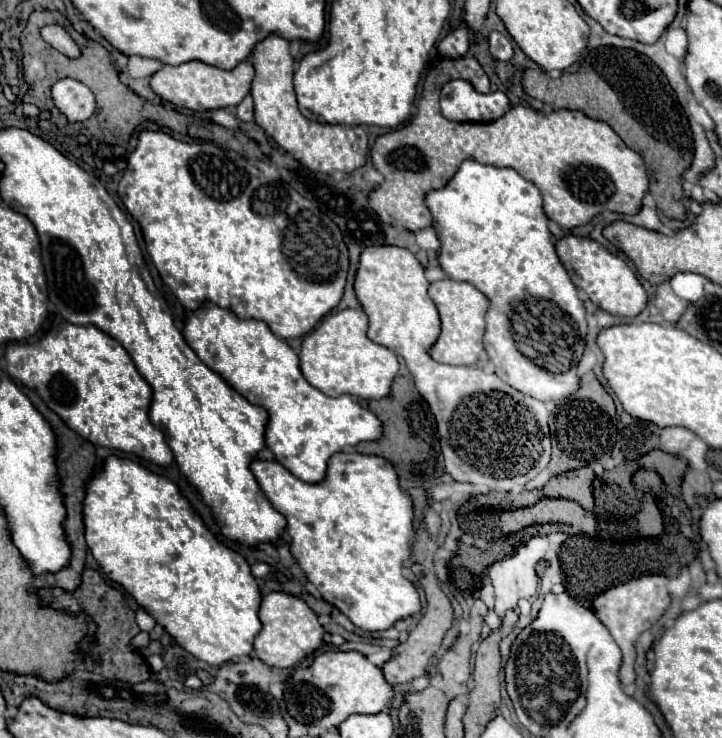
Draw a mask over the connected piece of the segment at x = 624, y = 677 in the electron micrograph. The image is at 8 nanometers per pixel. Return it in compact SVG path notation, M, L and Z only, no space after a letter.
M641 576L621 586L613 586L611 590L605 590L593 600L593 612L607 626L607 630L611 632L611 636L615 638L617 646L623 652L623 664L619 668L619 680L623 684L635 682L635 672L633 672L635 640L639 638L641 632L653 626L653 622L663 614L667 606L669 606L669 590L665 584L665 576Z

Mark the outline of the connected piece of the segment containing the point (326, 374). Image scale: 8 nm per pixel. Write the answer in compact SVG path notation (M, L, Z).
M361 308L337 310L321 320L321 324L303 338L299 366L309 384L327 396L349 394L363 400L379 400L389 394L389 386L399 372L393 350L379 346L367 338L367 316Z

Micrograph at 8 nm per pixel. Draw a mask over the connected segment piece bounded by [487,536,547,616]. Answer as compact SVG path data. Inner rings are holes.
M533 536L509 558L503 558L487 568L493 588L495 588L495 612L499 616L509 608L517 608L519 598L537 596L539 578L535 574L535 564L547 552L547 538Z

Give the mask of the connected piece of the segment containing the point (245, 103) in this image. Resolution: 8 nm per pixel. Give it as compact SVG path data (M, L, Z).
M247 94L233 112L235 112L235 116L237 116L239 120L243 120L243 122L253 120L253 98Z

